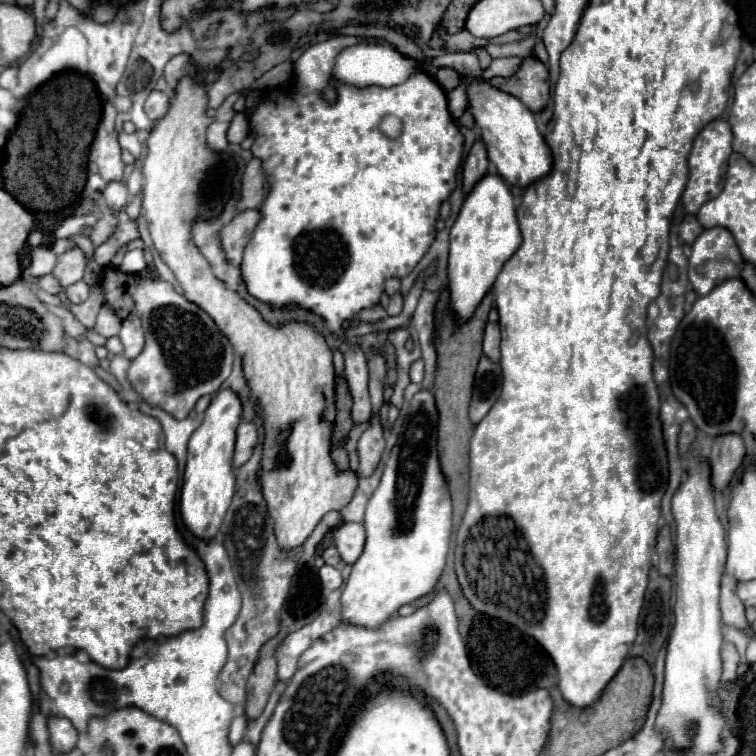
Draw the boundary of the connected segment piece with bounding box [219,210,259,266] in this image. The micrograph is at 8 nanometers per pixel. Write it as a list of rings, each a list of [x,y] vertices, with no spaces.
[[[245,210],[239,216],[235,216],[227,226],[221,230],[221,244],[227,254],[227,260],[231,266],[241,264],[243,248],[249,242],[255,224],[259,222],[259,212],[257,210]]]

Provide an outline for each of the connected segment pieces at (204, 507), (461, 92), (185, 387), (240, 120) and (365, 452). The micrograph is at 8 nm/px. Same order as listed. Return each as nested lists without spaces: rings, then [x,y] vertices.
[[[223,388],[213,396],[209,408],[205,410],[201,426],[193,432],[189,440],[189,456],[183,476],[179,510],[185,526],[195,536],[205,540],[211,540],[217,534],[235,492],[233,450],[241,418],[243,418],[243,404],[239,400],[239,394],[235,394],[231,388]]]
[[[462,83],[447,94],[449,111],[453,118],[460,118],[466,111],[467,94],[466,85]]]
[[[111,266],[105,268],[101,286],[105,304],[109,304],[119,318],[137,314],[143,322],[145,348],[131,362],[129,382],[145,402],[163,408],[175,418],[185,418],[203,394],[219,390],[231,374],[233,346],[207,312],[177,294],[165,280],[135,280],[131,274]]]
[[[239,112],[239,114],[235,114],[233,120],[231,120],[231,126],[229,126],[229,130],[227,130],[227,140],[229,140],[231,144],[241,144],[241,142],[247,138],[247,134],[249,134],[247,116],[245,116],[245,112]]]
[[[375,410],[373,416],[371,416],[371,422],[369,422],[369,428],[361,434],[359,444],[357,444],[359,458],[361,458],[361,464],[363,464],[363,470],[359,470],[359,472],[369,474],[377,466],[383,448],[385,448],[383,426],[381,426],[381,420],[379,420],[379,412]]]

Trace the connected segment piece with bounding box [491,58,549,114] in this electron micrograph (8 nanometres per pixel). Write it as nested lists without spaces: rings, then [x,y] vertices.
[[[535,58],[525,60],[511,78],[491,78],[491,84],[519,98],[535,114],[545,110],[549,102],[549,72],[547,66]]]

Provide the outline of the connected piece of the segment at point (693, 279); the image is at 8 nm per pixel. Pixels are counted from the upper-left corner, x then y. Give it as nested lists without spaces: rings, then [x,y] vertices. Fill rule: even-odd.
[[[725,228],[703,230],[703,234],[691,246],[693,254],[689,258],[689,282],[693,290],[701,296],[711,292],[715,284],[729,278],[739,278],[743,270],[743,256],[735,244],[735,238]],[[703,260],[705,274],[699,276],[695,270]]]

